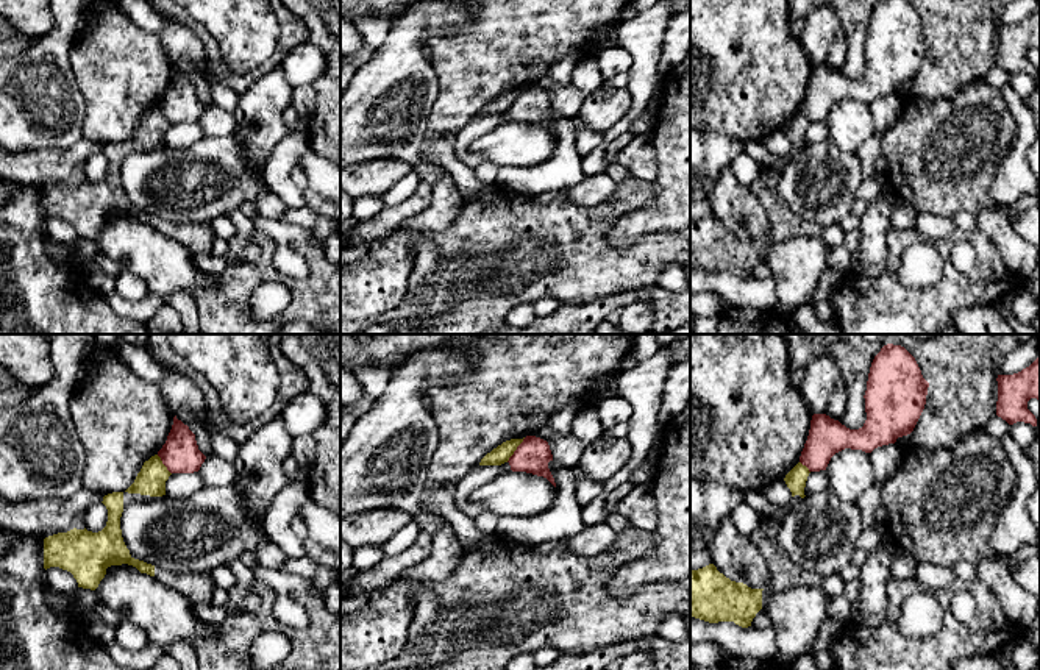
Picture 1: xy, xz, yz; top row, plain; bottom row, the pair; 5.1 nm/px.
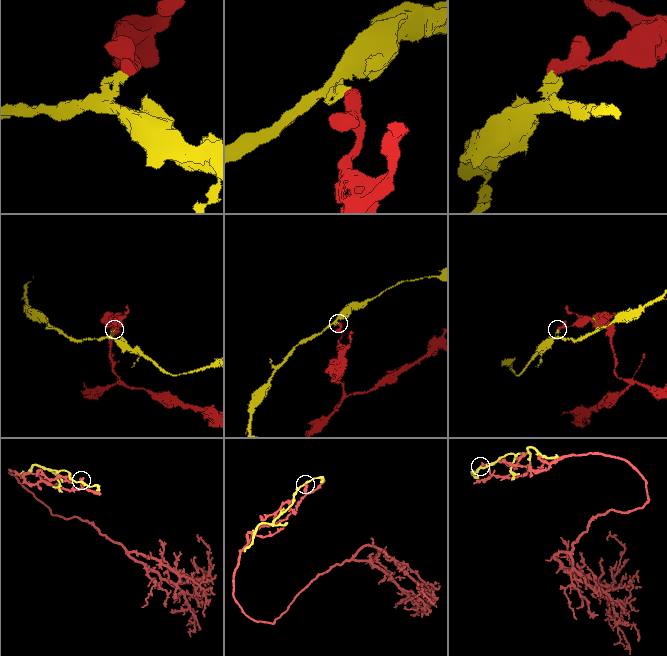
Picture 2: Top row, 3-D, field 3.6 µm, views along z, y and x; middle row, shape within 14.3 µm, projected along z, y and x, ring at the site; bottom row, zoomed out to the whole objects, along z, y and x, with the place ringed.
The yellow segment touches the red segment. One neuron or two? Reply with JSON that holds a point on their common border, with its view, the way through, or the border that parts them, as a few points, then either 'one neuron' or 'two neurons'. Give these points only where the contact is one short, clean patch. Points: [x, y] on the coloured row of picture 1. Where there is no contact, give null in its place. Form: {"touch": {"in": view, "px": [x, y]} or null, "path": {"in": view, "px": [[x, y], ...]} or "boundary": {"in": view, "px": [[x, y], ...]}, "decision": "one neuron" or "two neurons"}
{"touch": {"in": "xz", "px": [516, 449]}, "boundary": {"in": "xz", "px": [[525, 438], [506, 461]]}, "decision": "two neurons"}

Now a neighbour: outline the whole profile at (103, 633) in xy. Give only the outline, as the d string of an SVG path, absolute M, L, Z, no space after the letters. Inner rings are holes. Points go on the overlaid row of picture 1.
M89 615L87 618L91 634L103 645L108 645L116 640L116 629L114 626L103 623Z

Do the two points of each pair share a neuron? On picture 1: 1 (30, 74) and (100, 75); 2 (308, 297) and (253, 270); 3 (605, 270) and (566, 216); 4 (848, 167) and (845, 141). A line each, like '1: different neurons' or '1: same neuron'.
1: different neurons
2: same neuron
3: same neuron
4: different neurons

